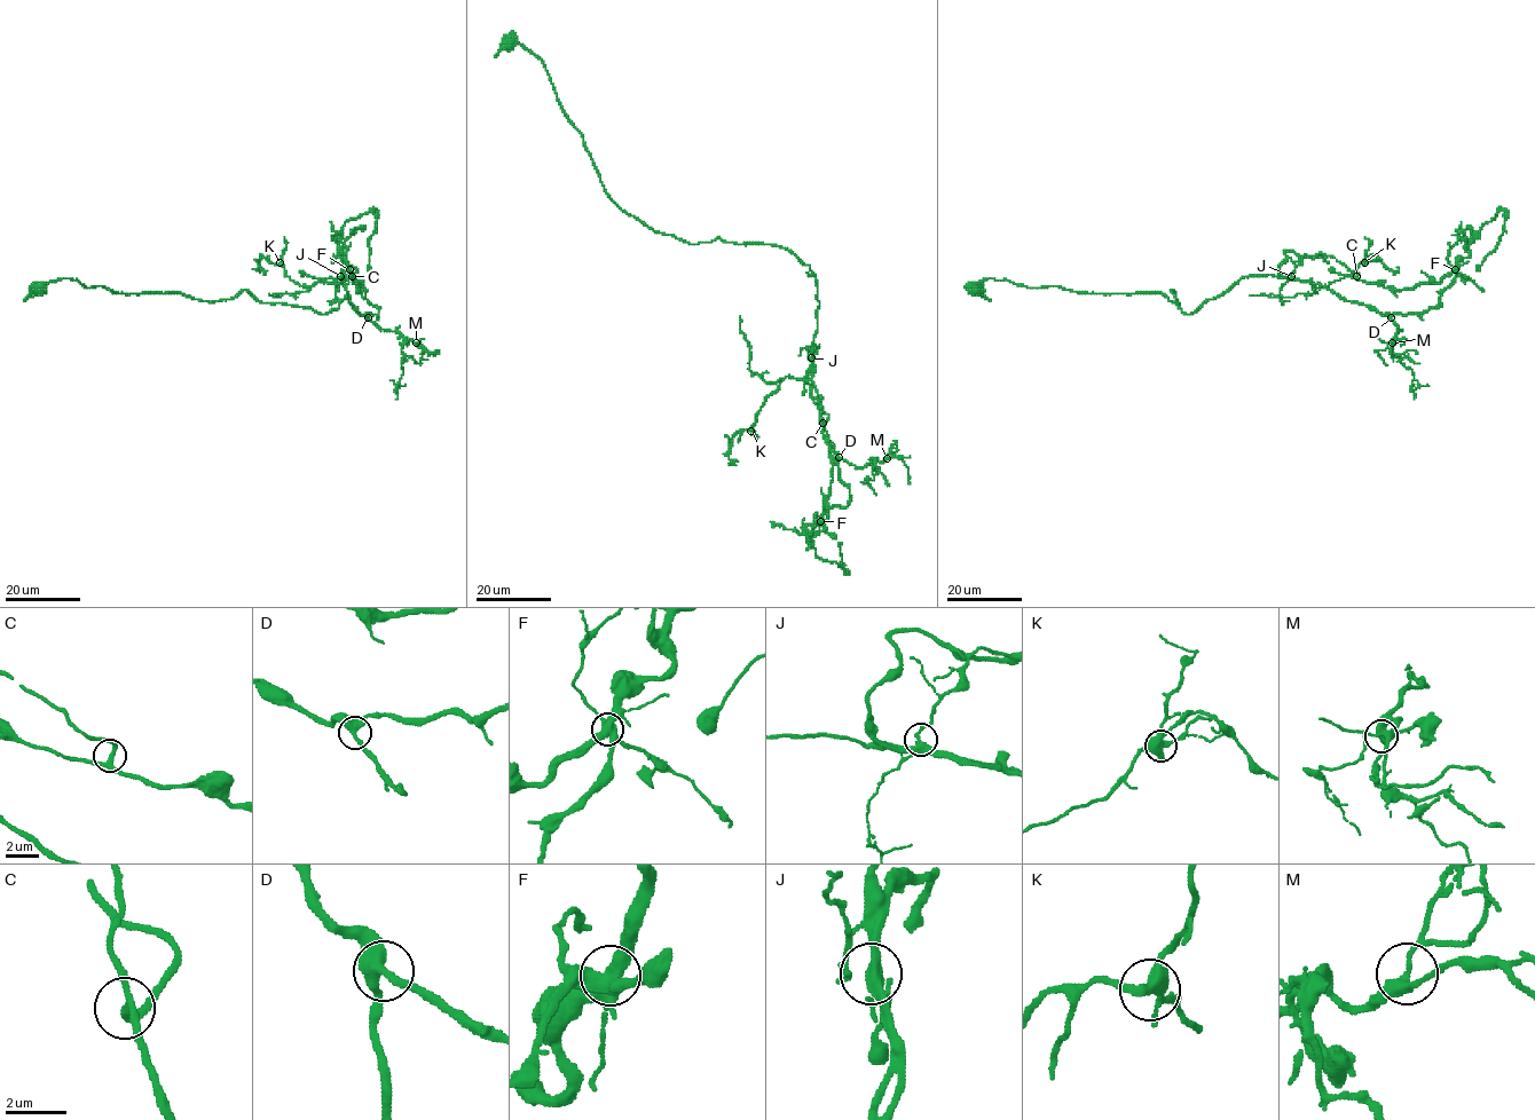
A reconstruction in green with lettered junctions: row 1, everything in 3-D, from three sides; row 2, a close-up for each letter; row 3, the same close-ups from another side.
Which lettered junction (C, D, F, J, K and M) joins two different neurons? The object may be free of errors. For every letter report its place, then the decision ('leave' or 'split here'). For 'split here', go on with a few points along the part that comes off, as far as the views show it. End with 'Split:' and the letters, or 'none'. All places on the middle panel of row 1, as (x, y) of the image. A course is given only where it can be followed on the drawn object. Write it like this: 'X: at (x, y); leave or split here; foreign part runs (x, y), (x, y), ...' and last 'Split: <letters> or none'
C: at (823, 423); leave
D: at (839, 457); leave
F: at (820, 521); leave
J: at (811, 357); leave
K: at (750, 431); leave
M: at (887, 458); leave
Split: none

